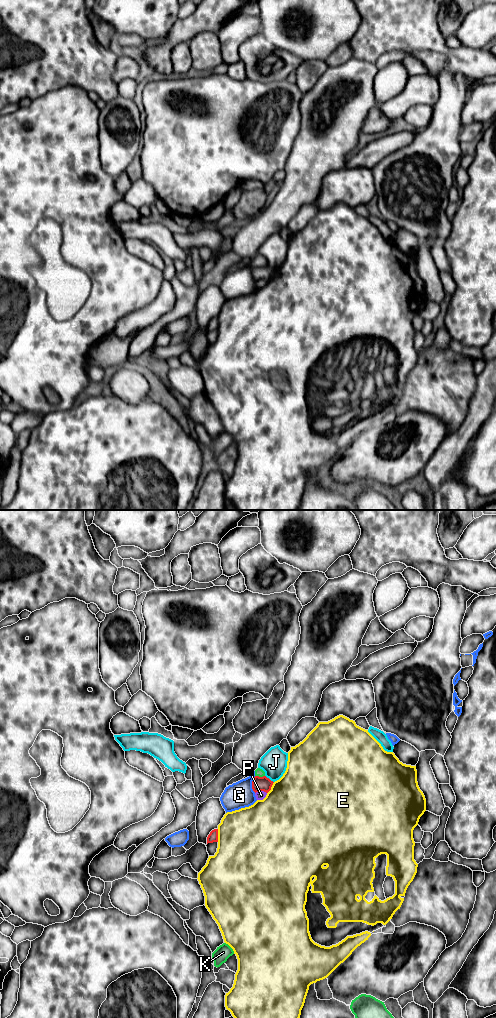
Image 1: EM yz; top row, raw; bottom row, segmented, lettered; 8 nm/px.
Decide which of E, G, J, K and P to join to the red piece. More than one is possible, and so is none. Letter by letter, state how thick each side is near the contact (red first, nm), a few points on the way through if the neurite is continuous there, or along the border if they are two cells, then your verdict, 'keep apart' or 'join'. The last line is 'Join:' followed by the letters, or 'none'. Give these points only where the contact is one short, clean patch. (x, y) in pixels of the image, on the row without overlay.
E: 80/500 nm | keep apart
G: 110/220 nm | keep apart
J: 110/200 nm | along yz (265, 263), (273, 270) | keep apart
K: 110/70 nm | along yz (255, 263), (264, 264) | keep apart
P: 110/70 nm | keep apart
Join: none

